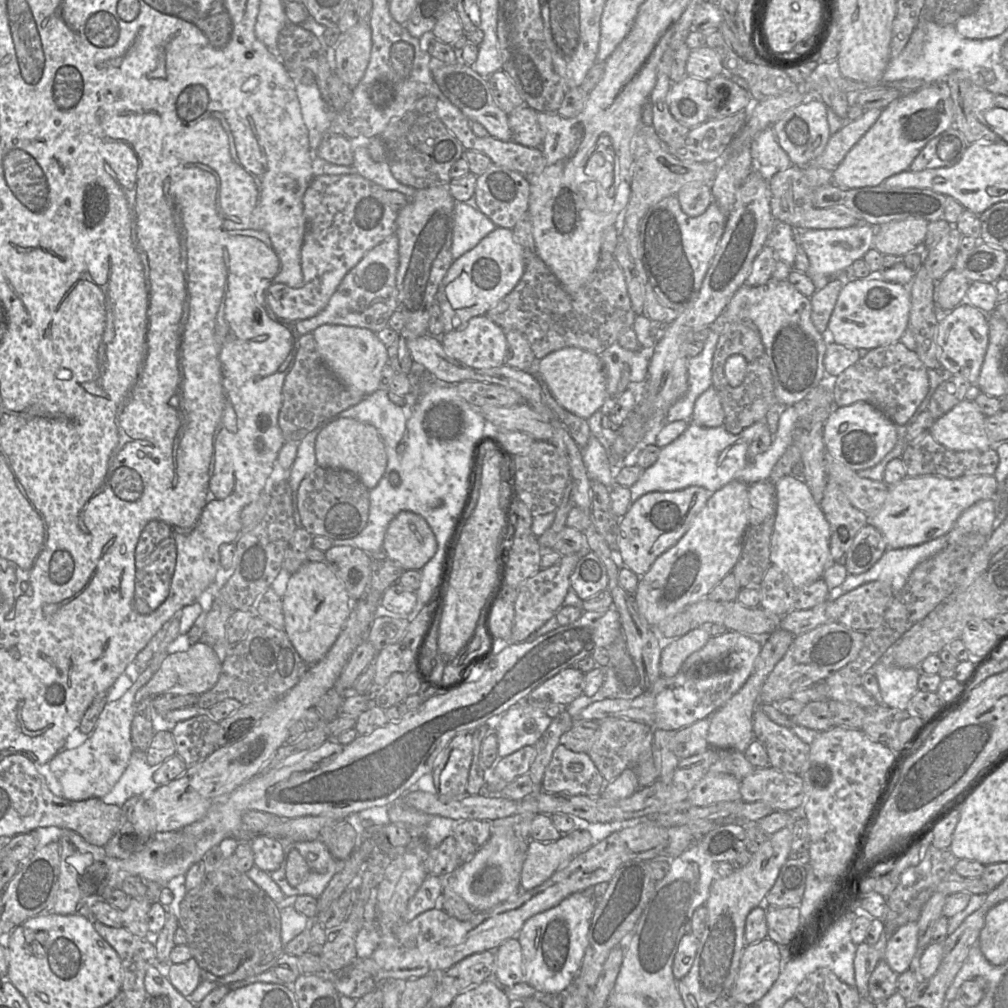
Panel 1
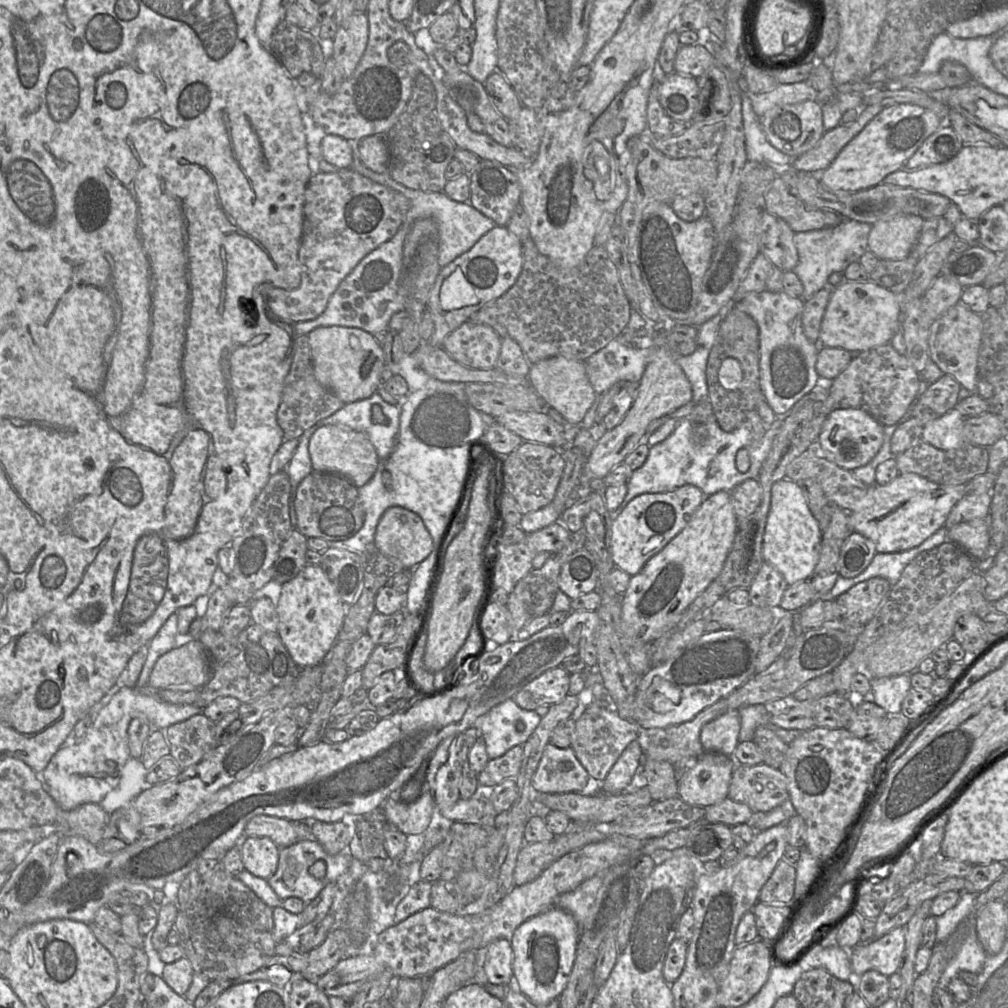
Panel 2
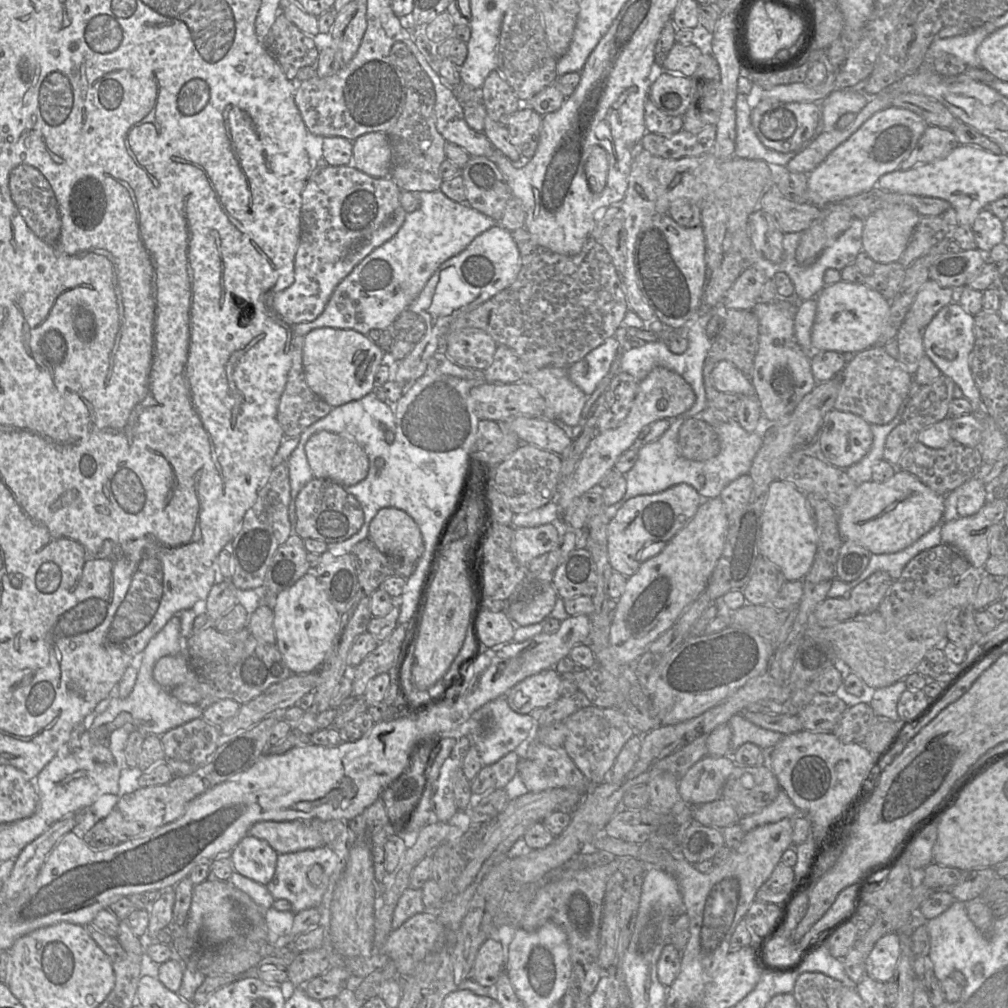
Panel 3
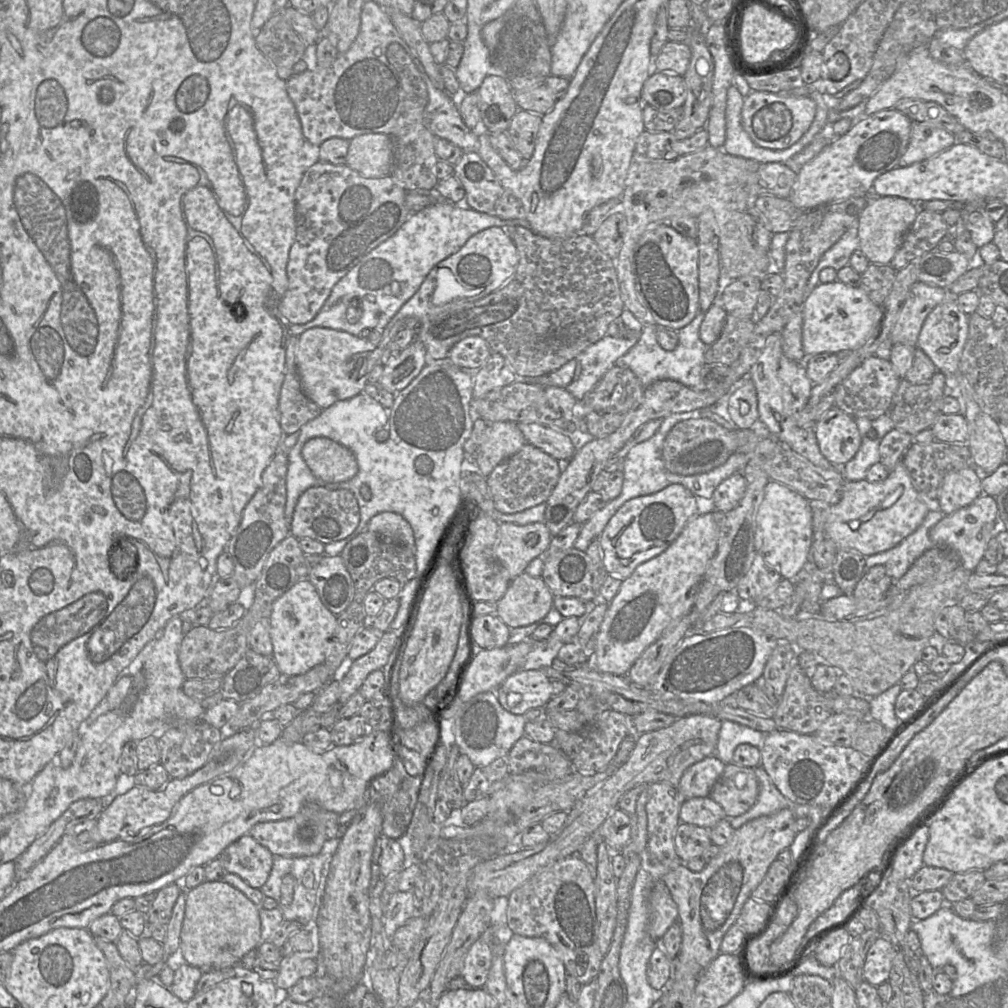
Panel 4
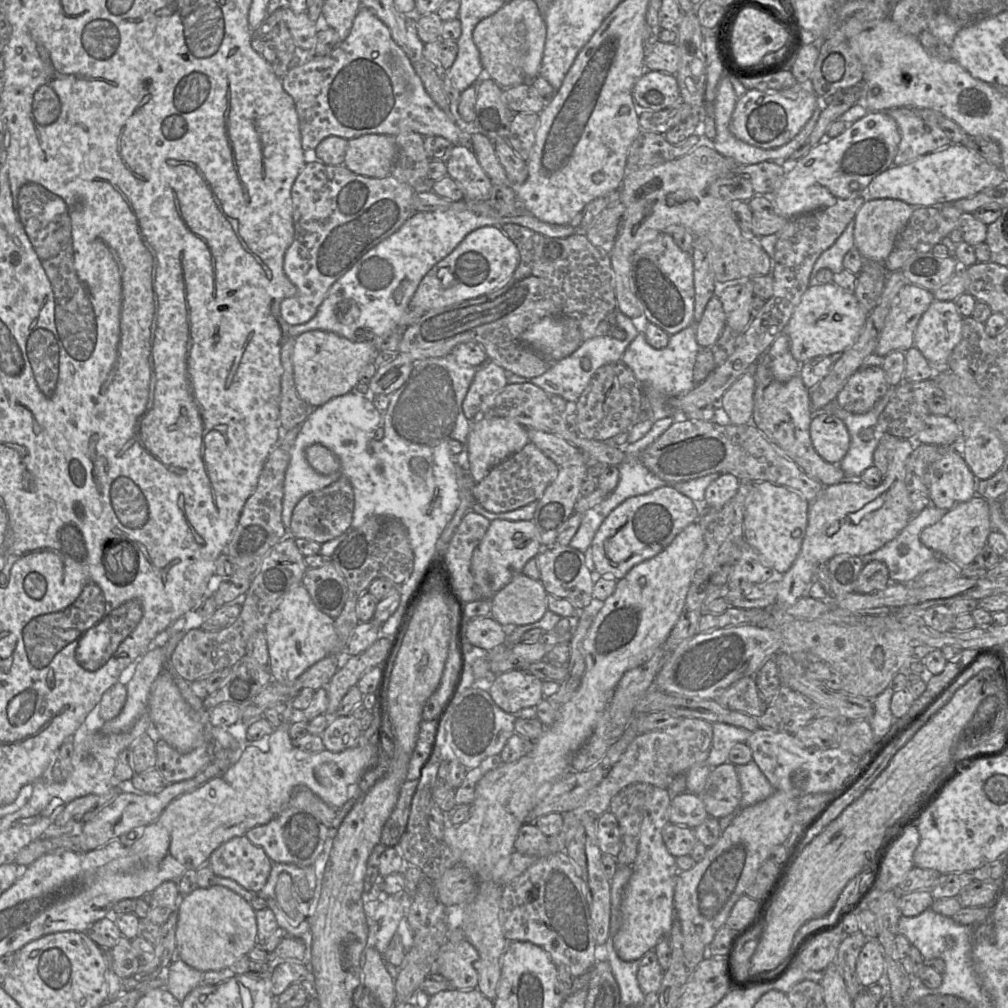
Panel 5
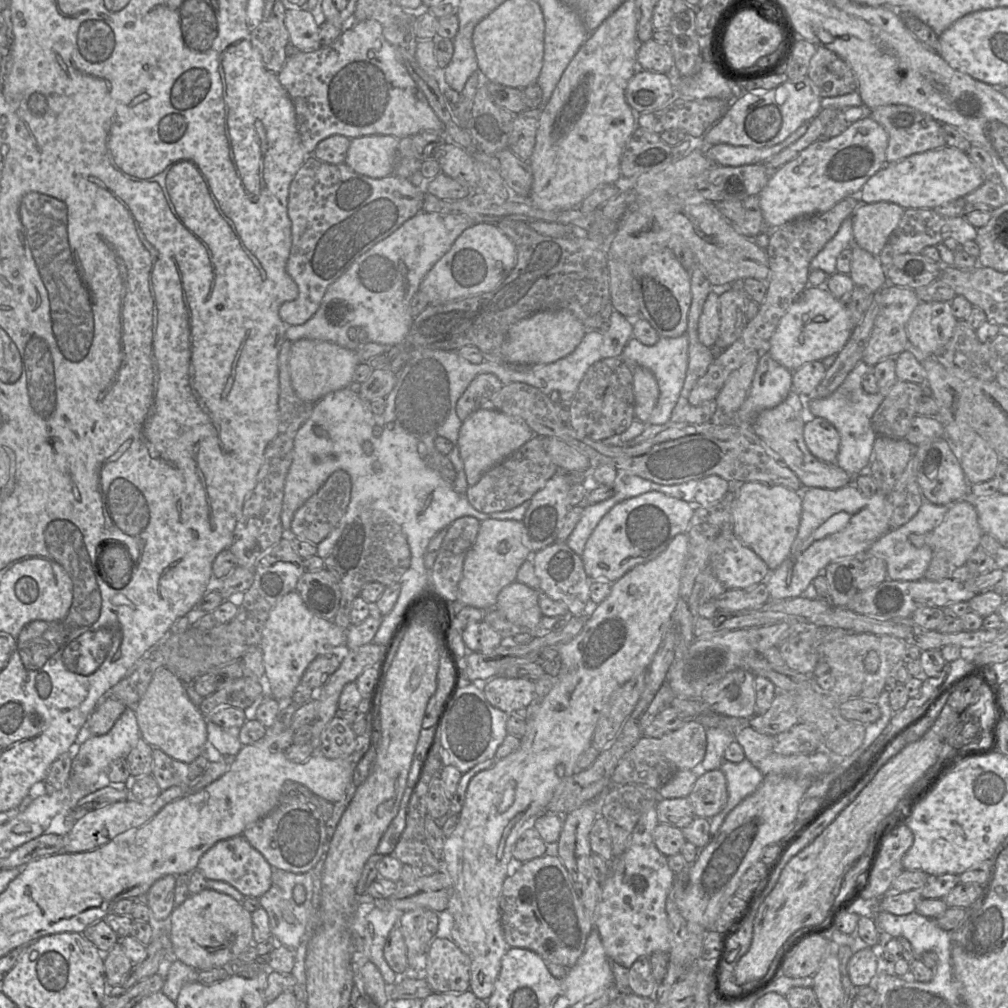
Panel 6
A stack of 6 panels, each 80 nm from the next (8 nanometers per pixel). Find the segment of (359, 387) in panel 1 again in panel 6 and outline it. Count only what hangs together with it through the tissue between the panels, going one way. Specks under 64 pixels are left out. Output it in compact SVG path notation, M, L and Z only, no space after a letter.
M300 339L292 343L289 358L291 383L297 396L308 404L316 404L327 394L347 388L360 364L356 350L328 341Z

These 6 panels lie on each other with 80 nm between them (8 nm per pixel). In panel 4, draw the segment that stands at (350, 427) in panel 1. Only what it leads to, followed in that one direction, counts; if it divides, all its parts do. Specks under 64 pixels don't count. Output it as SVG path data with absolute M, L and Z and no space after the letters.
M326 437L309 439L302 448L302 456L313 475L326 483L346 482L358 473L354 454Z

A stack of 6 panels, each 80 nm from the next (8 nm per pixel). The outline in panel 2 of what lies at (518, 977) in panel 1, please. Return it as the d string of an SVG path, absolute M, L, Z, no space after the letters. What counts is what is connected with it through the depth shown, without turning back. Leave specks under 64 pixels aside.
M497 939L484 949L483 971L491 984L510 984L514 981L514 953L508 939Z

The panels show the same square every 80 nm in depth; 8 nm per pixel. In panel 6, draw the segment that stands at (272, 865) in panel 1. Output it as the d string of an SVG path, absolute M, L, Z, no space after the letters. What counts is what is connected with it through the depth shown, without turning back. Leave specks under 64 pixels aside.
M243 835L218 841L201 856L196 870L199 870L206 879L223 881L230 884L245 897L259 898L271 886L271 865Z

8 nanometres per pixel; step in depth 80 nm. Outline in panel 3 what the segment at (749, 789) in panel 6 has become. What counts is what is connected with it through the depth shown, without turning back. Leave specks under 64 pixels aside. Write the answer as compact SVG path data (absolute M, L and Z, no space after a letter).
M780 789L776 798L768 806L761 811L740 817L738 825L748 832L756 827L778 822L784 818L795 818L798 816L799 810L787 796L787 794Z

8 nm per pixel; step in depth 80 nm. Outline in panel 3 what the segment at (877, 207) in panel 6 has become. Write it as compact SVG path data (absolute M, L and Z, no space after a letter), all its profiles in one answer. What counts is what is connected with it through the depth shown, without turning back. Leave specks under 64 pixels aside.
M905 204L876 210L864 220L863 251L877 263L898 261L920 219L921 215Z

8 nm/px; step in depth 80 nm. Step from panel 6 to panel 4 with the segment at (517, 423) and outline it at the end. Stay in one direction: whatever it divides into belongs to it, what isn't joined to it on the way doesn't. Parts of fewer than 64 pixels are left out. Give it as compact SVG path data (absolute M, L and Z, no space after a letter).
M489 423L476 457L482 475L487 477L498 464L517 453L526 443L517 423Z

